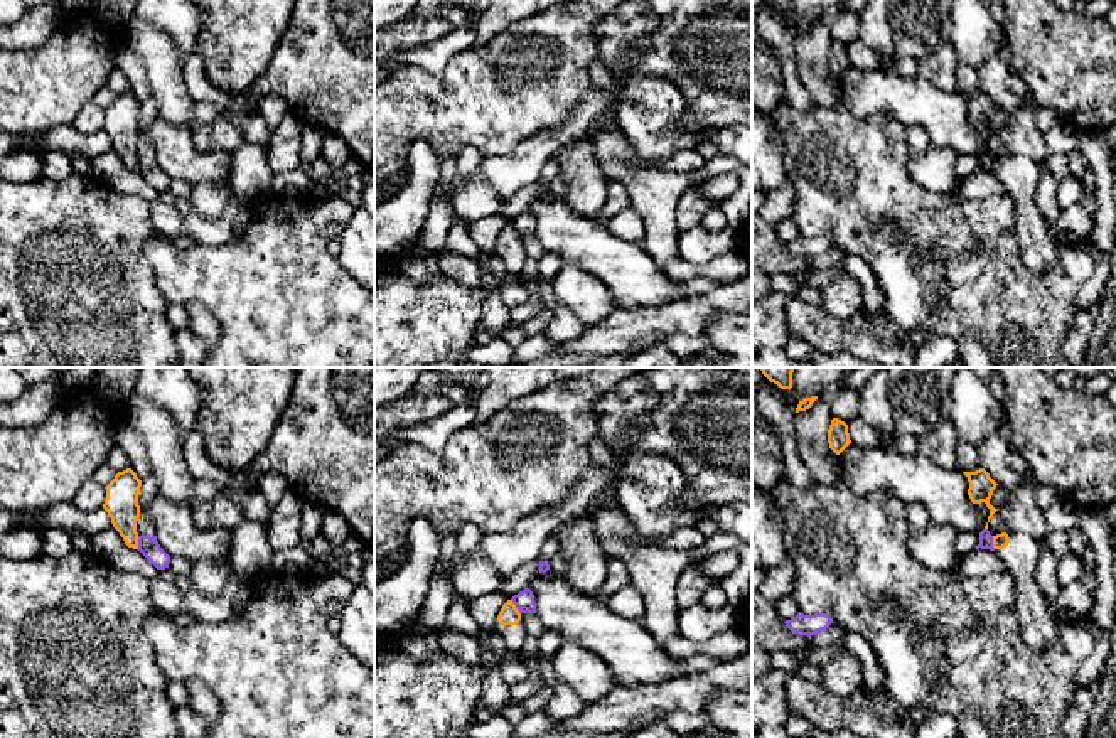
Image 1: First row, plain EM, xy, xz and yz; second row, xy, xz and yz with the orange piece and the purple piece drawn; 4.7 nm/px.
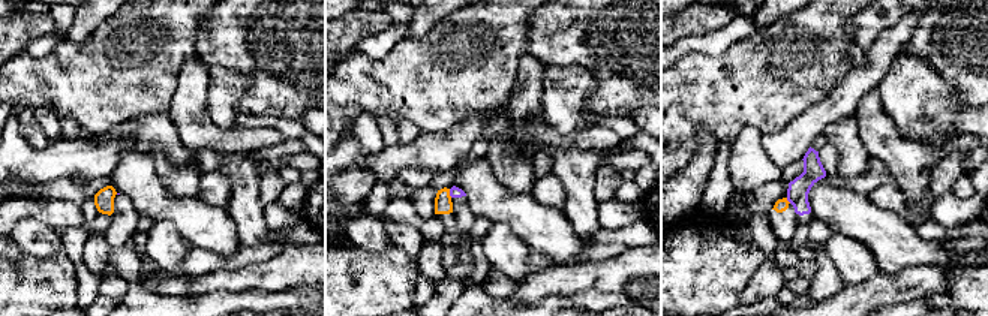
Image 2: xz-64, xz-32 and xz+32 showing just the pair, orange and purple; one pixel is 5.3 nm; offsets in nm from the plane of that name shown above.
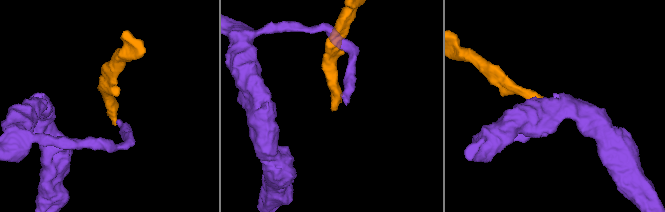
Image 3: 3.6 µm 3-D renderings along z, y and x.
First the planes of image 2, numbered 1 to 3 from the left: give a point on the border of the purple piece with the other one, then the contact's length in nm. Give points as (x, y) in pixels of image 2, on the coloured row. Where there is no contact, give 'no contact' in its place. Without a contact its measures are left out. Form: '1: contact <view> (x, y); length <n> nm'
1: no contact
2: contact xz-32 (449, 193); length 50 nm
3: contact xz+32 (787, 201); length 40 nm

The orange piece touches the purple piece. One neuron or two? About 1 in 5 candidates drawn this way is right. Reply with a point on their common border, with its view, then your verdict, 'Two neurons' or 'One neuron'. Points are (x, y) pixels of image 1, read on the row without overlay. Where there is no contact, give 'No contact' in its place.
Touches orange at xz (515, 229). Two neurons

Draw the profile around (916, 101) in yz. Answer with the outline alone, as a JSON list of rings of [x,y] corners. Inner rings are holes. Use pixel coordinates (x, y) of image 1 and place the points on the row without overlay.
[[[850,66],[838,78],[840,101],[858,118],[885,113],[904,128],[920,126],[931,145],[959,155],[981,155],[990,131],[973,126],[968,99],[946,93],[922,78],[907,79],[888,71],[860,71]]]

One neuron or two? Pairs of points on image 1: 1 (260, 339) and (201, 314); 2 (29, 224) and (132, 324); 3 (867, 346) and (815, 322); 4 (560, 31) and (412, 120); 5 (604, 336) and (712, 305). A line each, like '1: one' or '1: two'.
1: two
2: one
3: one
4: one
5: one

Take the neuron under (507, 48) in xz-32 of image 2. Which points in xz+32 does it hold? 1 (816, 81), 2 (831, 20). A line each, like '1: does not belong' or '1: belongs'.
1: belongs
2: belongs

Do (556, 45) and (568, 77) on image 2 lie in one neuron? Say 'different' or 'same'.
different

